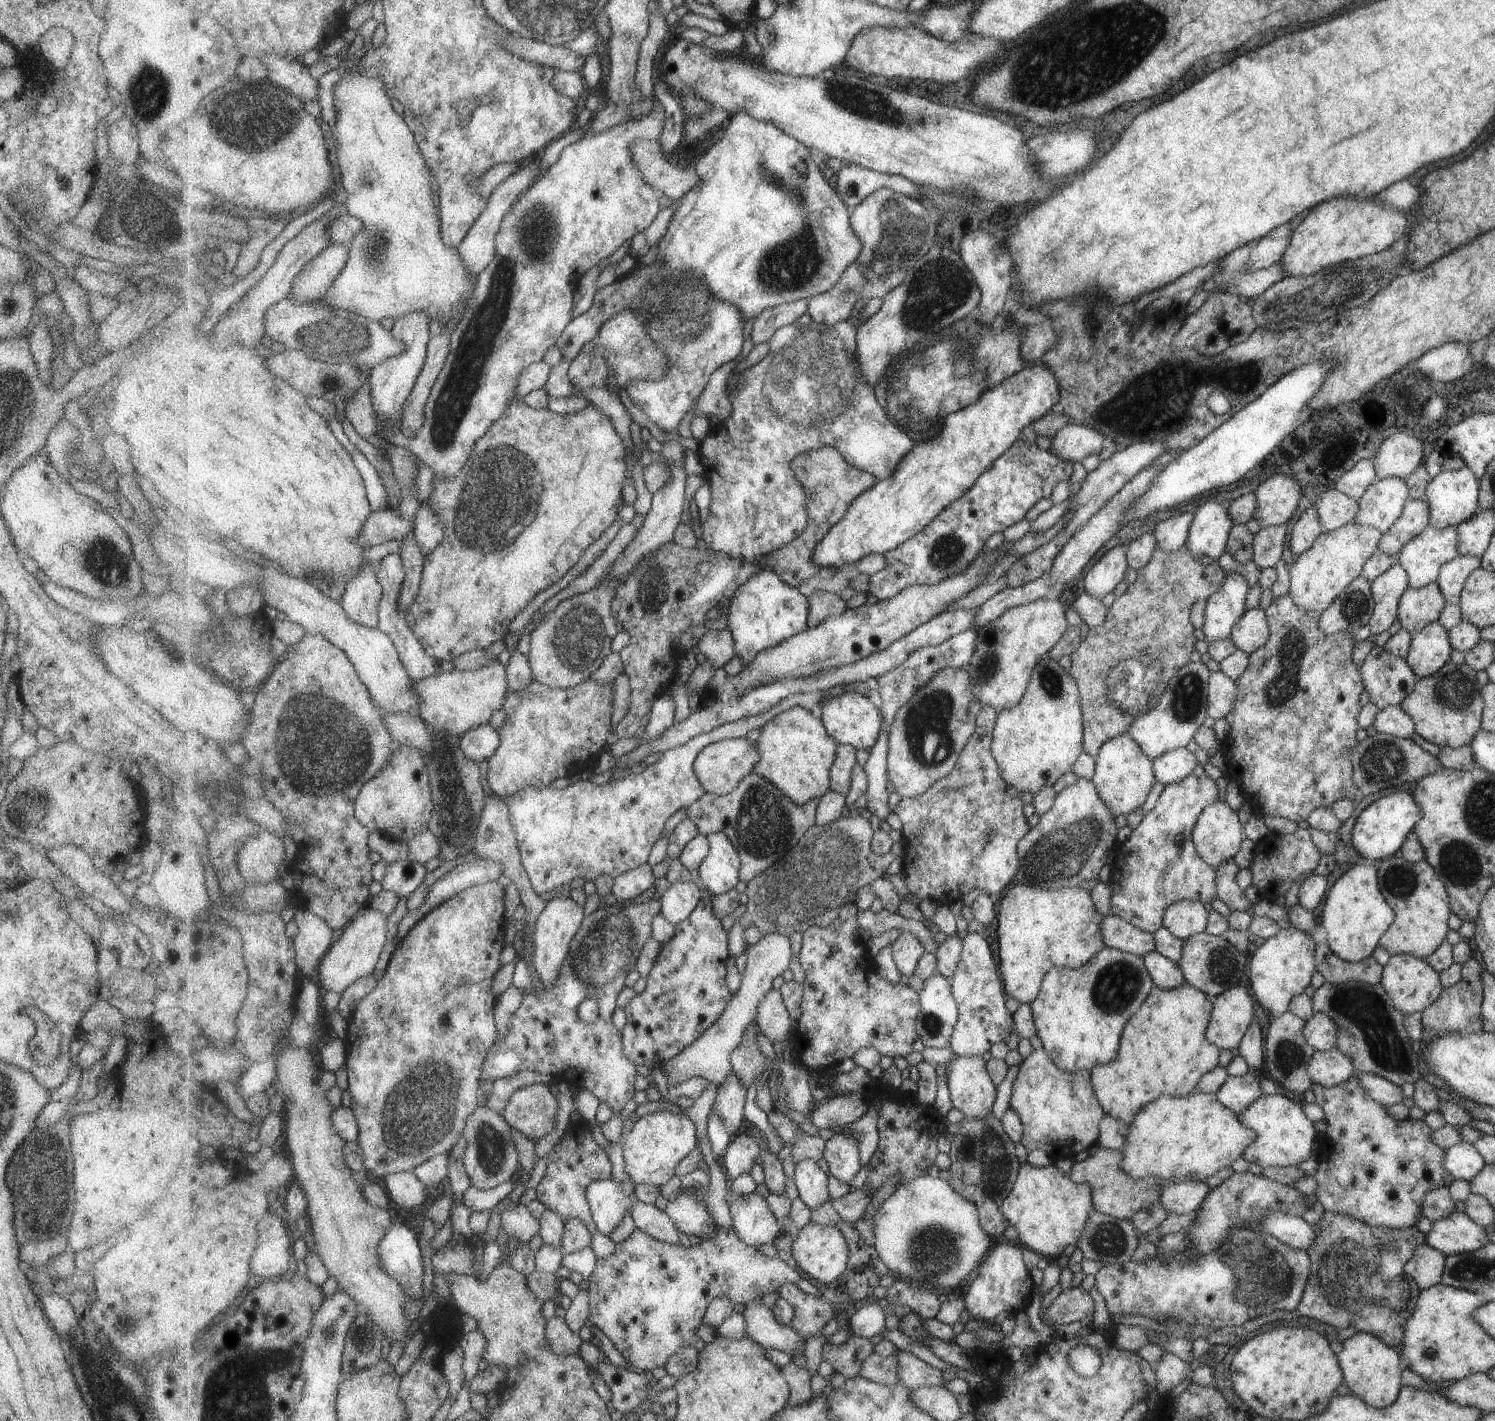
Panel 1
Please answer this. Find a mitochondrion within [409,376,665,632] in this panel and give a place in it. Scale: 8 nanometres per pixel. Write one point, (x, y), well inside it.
(499, 496)

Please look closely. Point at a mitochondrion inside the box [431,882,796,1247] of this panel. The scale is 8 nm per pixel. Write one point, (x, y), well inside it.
(606, 950)

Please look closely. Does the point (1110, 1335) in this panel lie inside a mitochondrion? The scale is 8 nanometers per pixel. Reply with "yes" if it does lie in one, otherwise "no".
no

